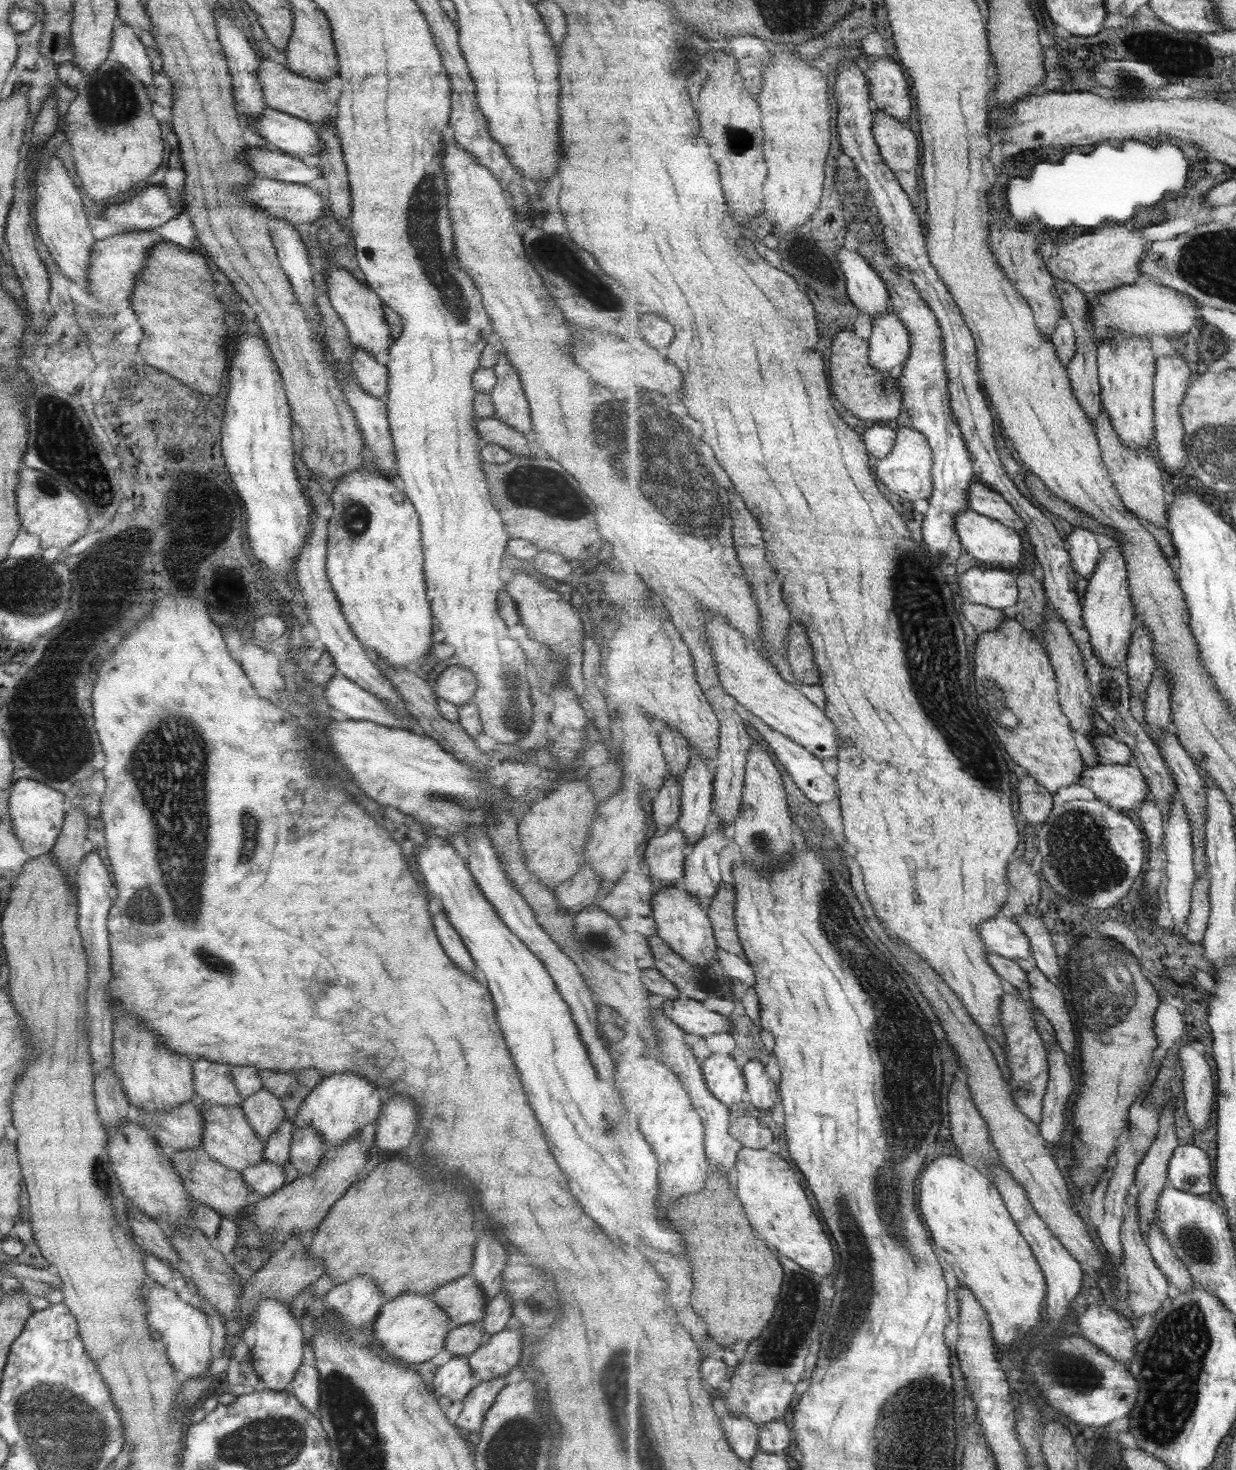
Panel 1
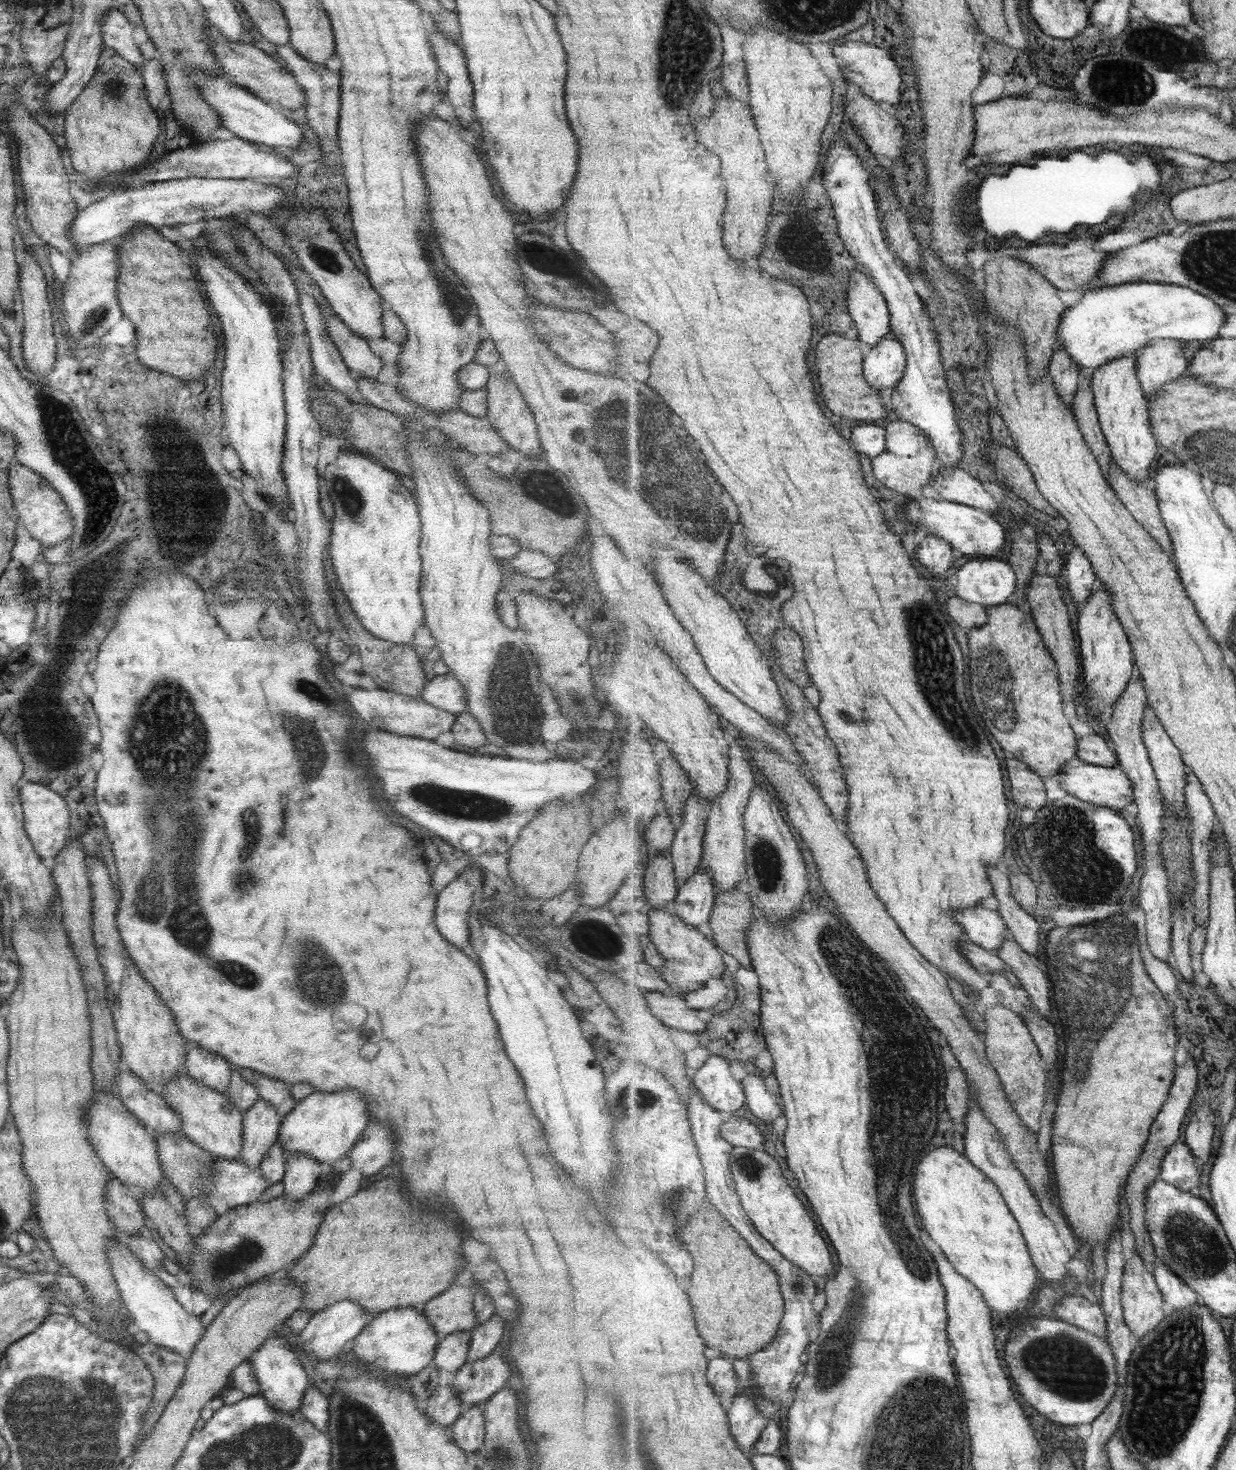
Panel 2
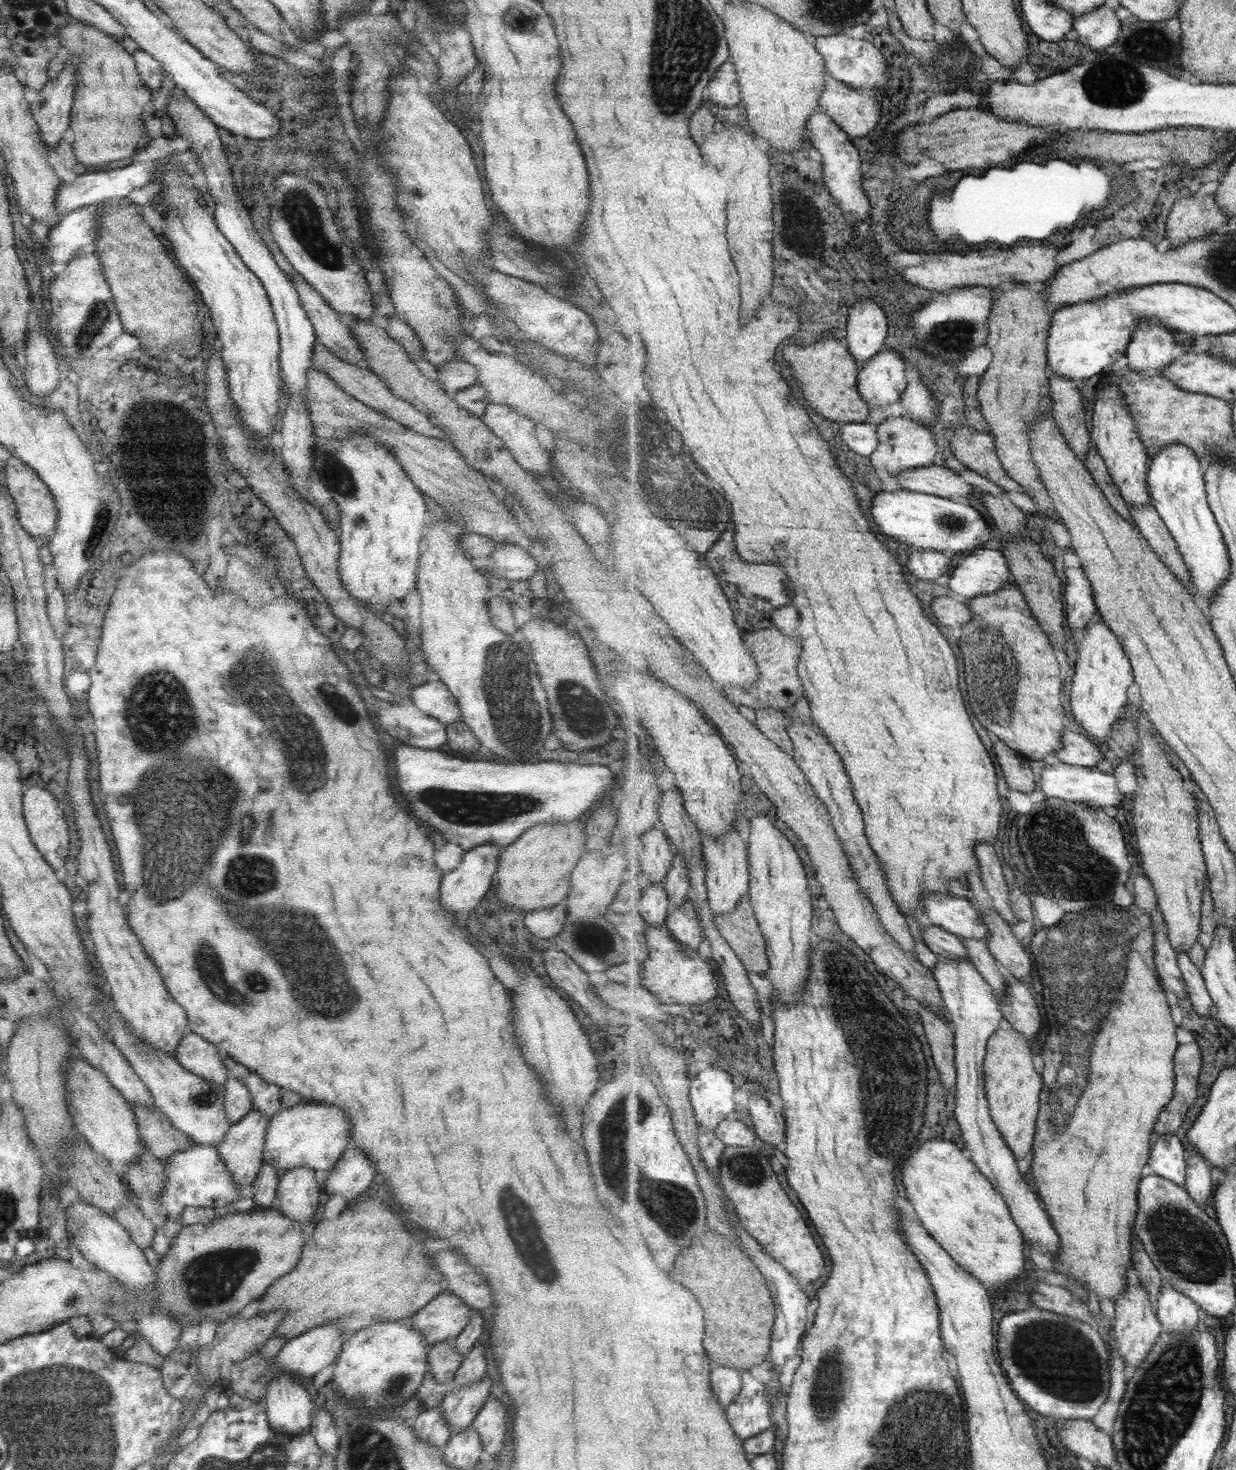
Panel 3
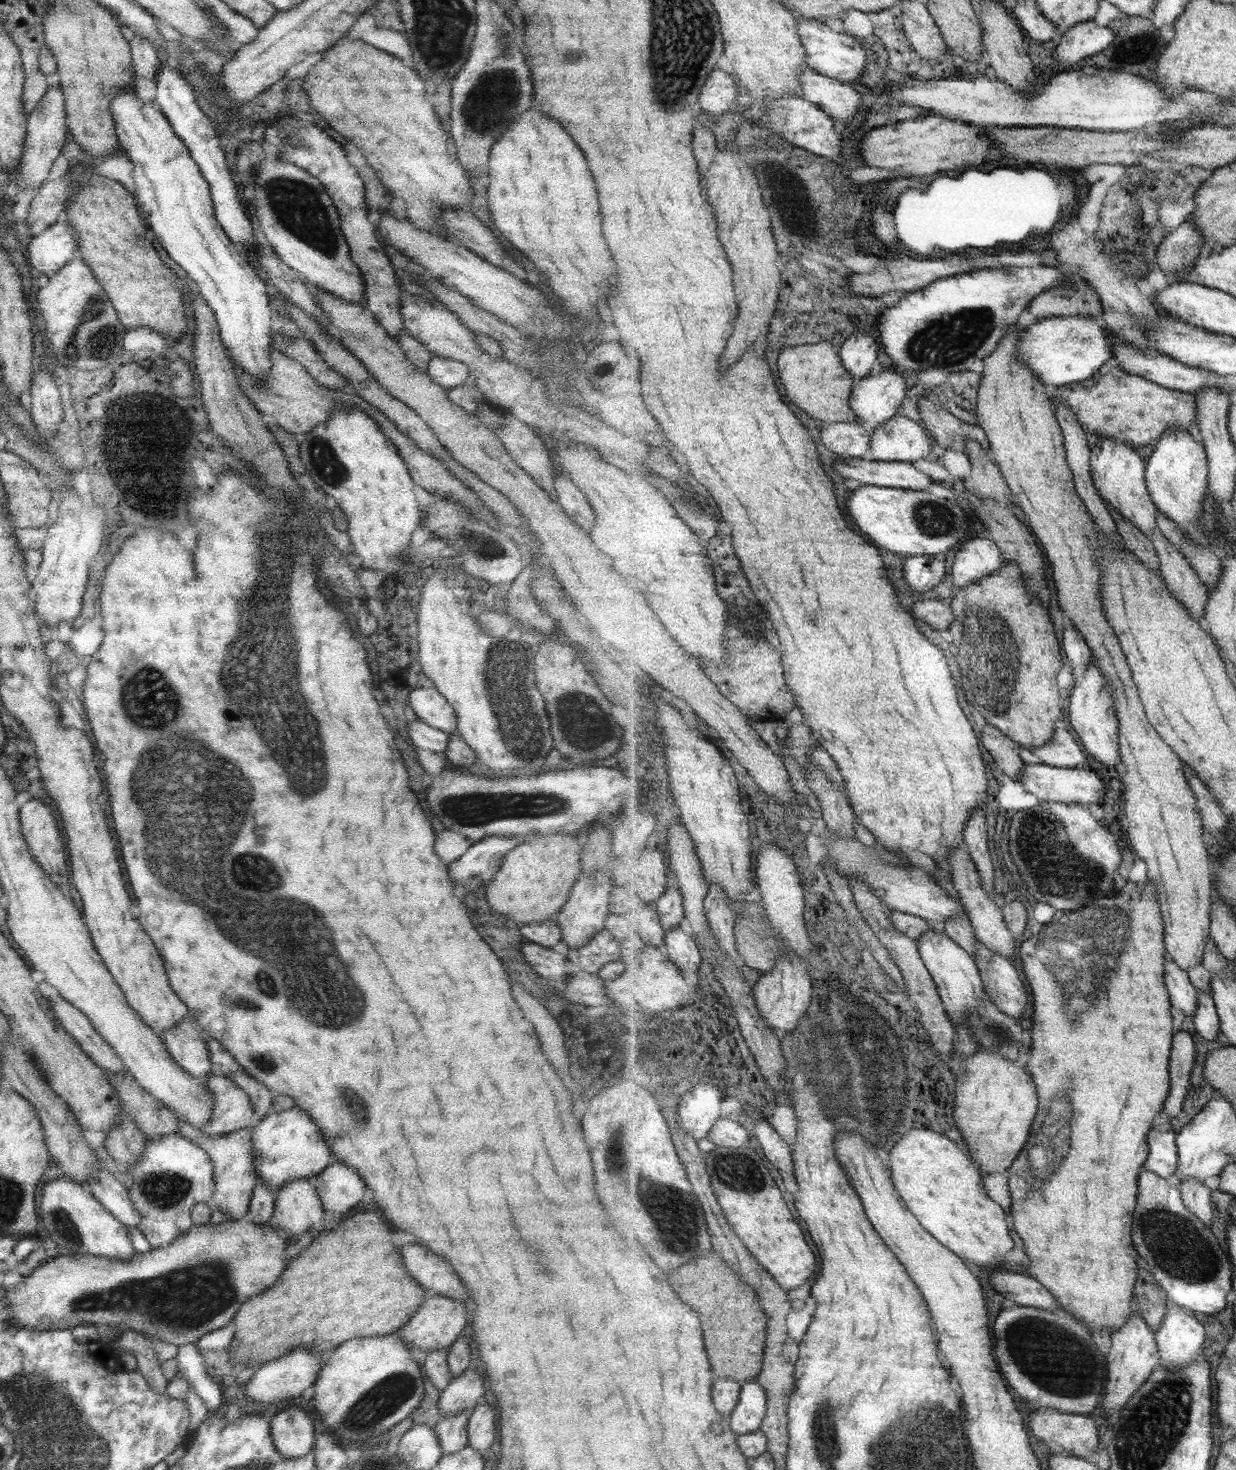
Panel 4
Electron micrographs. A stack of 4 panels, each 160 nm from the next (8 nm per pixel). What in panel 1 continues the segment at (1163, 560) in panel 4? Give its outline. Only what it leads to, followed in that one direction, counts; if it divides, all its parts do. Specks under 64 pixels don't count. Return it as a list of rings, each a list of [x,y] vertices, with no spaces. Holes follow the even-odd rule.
[[[1102,407],[1102,413],[1096,421],[1096,433],[1102,448],[1102,458],[1109,469],[1113,483],[1125,504],[1125,507],[1141,521],[1151,523],[1159,528],[1167,527],[1167,498],[1163,484],[1163,470],[1155,462],[1155,452],[1149,449],[1132,450],[1124,445],[1120,434],[1113,426],[1112,418]]]

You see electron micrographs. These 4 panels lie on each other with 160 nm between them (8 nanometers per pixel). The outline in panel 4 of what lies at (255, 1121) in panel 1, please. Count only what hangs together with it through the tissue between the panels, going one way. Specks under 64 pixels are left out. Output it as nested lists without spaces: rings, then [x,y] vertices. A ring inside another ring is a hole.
[[[177,1117],[177,1130],[182,1137],[188,1138],[203,1149],[209,1157],[212,1166],[212,1202],[217,1210],[226,1214],[228,1220],[241,1220],[248,1210],[248,1202],[254,1187],[258,1181],[252,1163],[252,1146],[250,1128],[242,1128],[229,1134],[218,1136],[205,1136],[199,1129],[192,1127],[184,1121],[183,1117]]]

